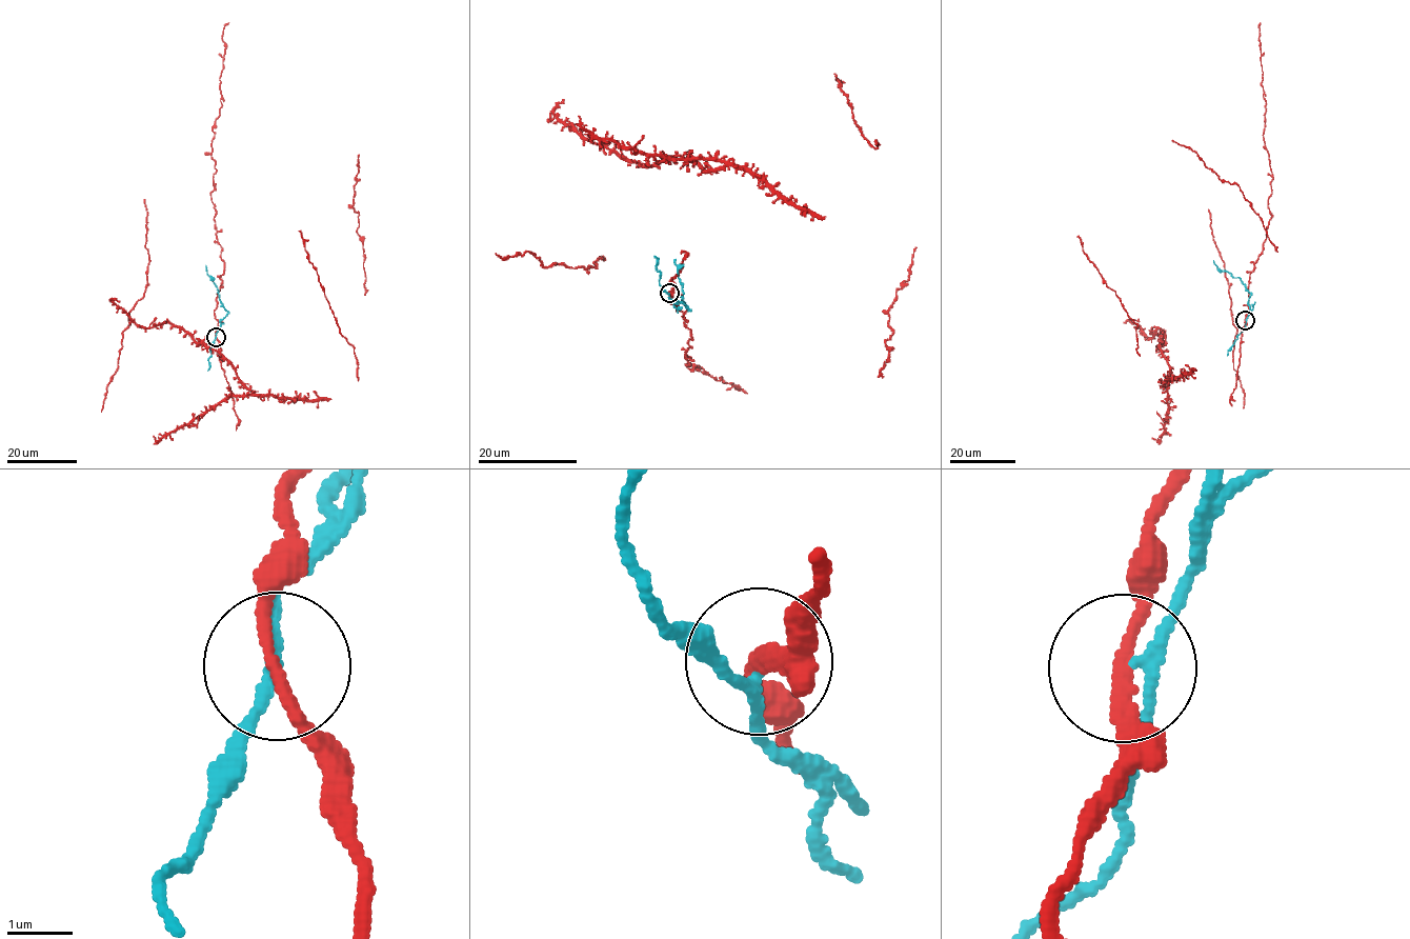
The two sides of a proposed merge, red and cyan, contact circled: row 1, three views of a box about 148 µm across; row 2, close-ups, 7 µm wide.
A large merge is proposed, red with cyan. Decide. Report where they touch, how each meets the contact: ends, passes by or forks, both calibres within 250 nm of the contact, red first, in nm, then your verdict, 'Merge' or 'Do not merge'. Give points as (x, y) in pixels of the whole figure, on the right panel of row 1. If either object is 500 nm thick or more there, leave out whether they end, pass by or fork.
Place: (1245, 320). At the ring red passes by. At the ring cyan passes by. Thickness 190 nm (red) against 150 nm. Do not merge

